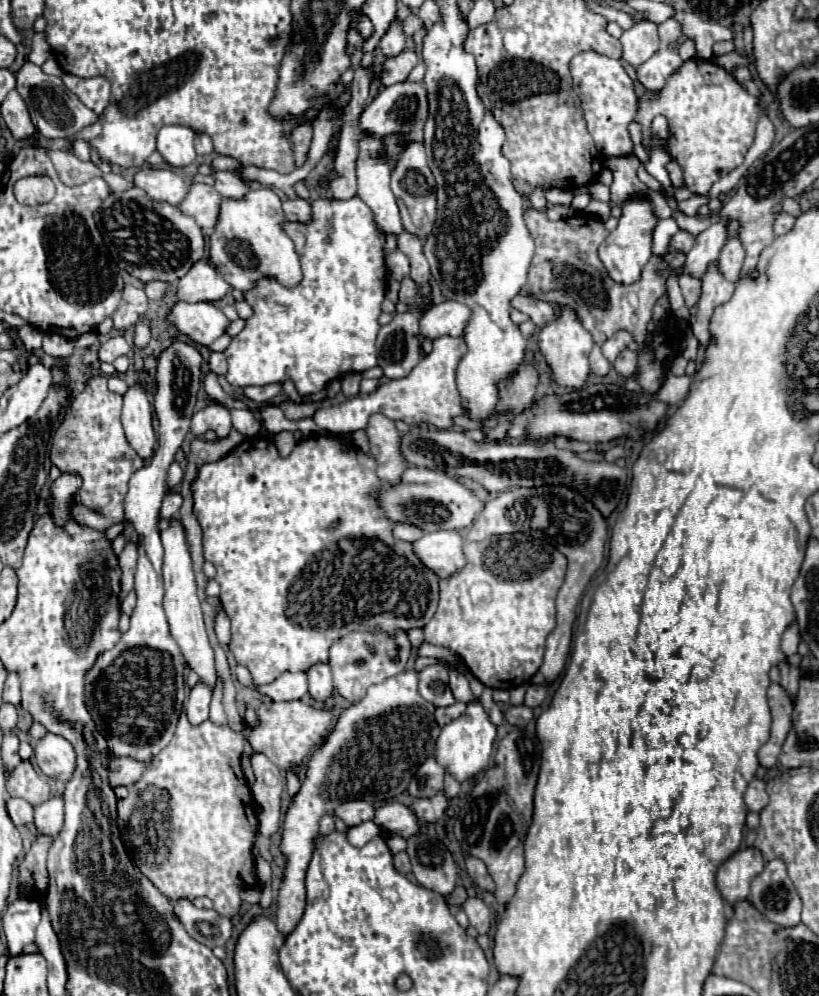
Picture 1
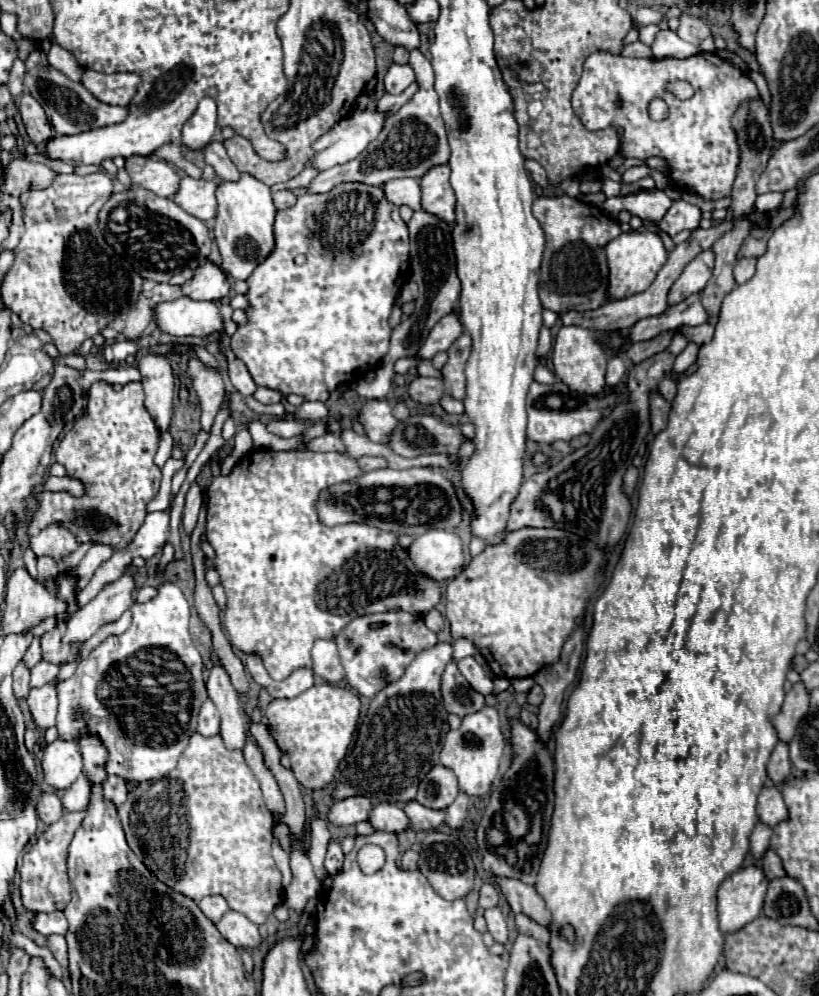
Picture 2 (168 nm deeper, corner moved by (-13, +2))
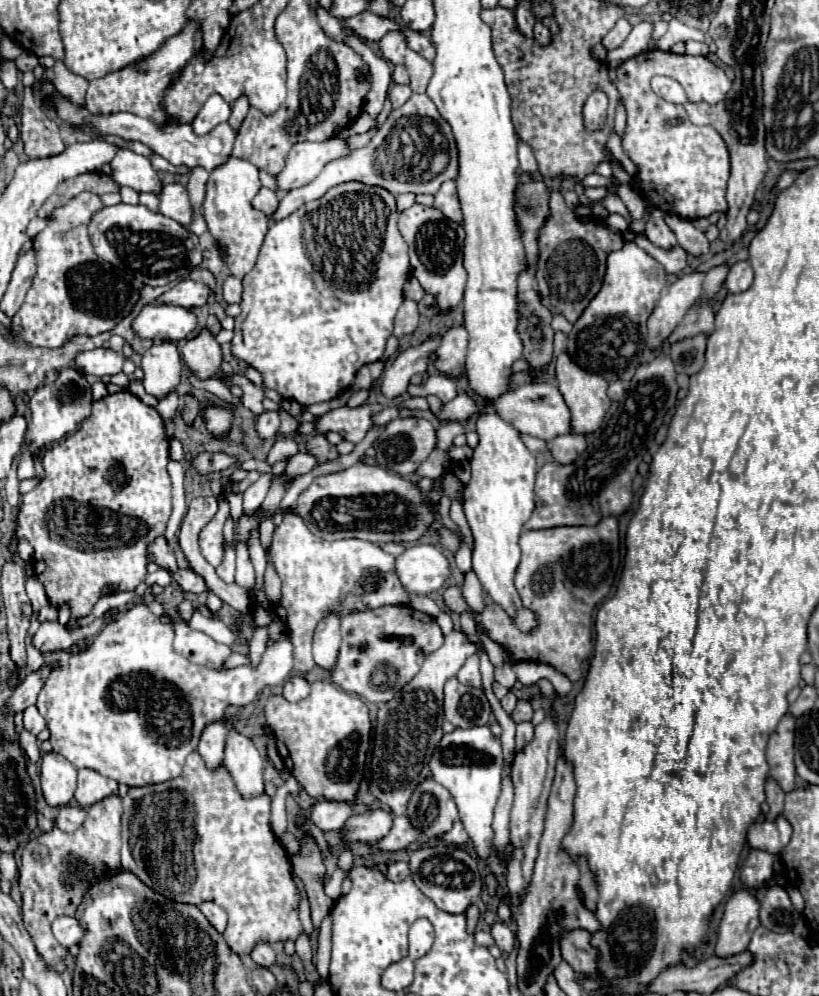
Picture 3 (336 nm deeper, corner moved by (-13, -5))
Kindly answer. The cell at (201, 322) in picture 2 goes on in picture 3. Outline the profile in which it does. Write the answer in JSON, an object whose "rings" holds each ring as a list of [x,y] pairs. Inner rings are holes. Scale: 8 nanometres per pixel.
{"rings":[[[145,305],[131,323],[141,339],[151,341],[177,341],[185,339],[195,327],[197,317],[177,305]]]}

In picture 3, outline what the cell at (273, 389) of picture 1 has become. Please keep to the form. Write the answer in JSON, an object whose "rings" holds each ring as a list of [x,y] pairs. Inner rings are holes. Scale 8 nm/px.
{"rings":[[[265,411],[259,415],[257,433],[261,439],[275,439],[279,429],[279,415],[275,411]]]}

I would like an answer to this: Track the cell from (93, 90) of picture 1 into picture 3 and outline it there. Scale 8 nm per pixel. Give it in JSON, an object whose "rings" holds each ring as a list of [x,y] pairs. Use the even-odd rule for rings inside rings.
{"rings":[[[189,19],[187,25],[173,37],[169,37],[155,53],[149,57],[143,57],[141,61],[135,61],[133,65],[127,65],[119,71],[113,71],[101,79],[93,79],[89,83],[87,91],[87,109],[93,115],[113,115],[119,111],[127,111],[145,119],[151,119],[159,125],[169,121],[169,113],[161,105],[163,95],[167,87],[179,79],[183,67],[193,59],[203,47],[203,31],[201,23],[195,19]]]}

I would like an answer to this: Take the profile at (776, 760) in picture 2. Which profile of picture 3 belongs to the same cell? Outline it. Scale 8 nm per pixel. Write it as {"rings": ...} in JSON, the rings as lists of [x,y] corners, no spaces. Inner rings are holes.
{"rings":[[[769,779],[765,785],[765,795],[767,795],[767,803],[769,803],[769,813],[765,817],[767,819],[779,817],[783,813],[783,797],[785,797],[783,789],[773,779]]]}

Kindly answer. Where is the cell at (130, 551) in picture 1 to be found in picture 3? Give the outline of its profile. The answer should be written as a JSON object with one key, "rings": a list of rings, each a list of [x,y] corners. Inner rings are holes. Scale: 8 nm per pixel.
{"rings":[[[43,665],[37,673],[27,673],[23,683],[9,695],[3,711],[15,715],[15,713],[23,711],[25,707],[35,705],[35,699],[37,699],[39,691],[41,691],[41,687],[43,687],[43,683],[47,679],[47,671],[51,671],[51,667]]]}

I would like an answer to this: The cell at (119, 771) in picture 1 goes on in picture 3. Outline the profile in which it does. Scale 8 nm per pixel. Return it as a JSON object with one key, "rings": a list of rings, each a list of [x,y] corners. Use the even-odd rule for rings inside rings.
{"rings":[[[109,795],[107,799],[91,805],[87,809],[87,819],[83,827],[75,833],[65,833],[53,827],[47,833],[41,833],[37,839],[29,841],[23,847],[21,867],[19,867],[19,887],[23,893],[23,925],[29,931],[39,957],[45,965],[57,973],[65,971],[67,949],[55,941],[51,933],[51,923],[59,915],[75,915],[83,895],[89,891],[93,883],[97,883],[107,873],[121,873],[121,797]]]}

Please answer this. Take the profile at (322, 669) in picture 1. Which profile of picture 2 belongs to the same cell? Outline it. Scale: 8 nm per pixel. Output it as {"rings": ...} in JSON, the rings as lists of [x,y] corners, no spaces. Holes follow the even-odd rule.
{"rings":[[[317,640],[311,650],[311,656],[313,656],[313,672],[321,676],[321,680],[329,684],[337,684],[343,680],[343,666],[333,640]]]}

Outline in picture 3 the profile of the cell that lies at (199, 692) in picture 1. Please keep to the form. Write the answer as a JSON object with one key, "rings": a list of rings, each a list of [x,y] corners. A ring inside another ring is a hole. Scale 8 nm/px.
{"rings":[[[209,723],[199,741],[199,755],[203,757],[209,771],[215,771],[223,765],[227,729],[223,723]]]}

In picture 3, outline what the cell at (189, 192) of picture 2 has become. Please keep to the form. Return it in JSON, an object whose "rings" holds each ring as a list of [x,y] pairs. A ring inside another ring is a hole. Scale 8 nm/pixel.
{"rings":[[[181,183],[163,185],[157,197],[159,197],[159,211],[165,217],[175,219],[181,225],[189,225],[191,223],[193,211],[191,211],[187,189]]]}

